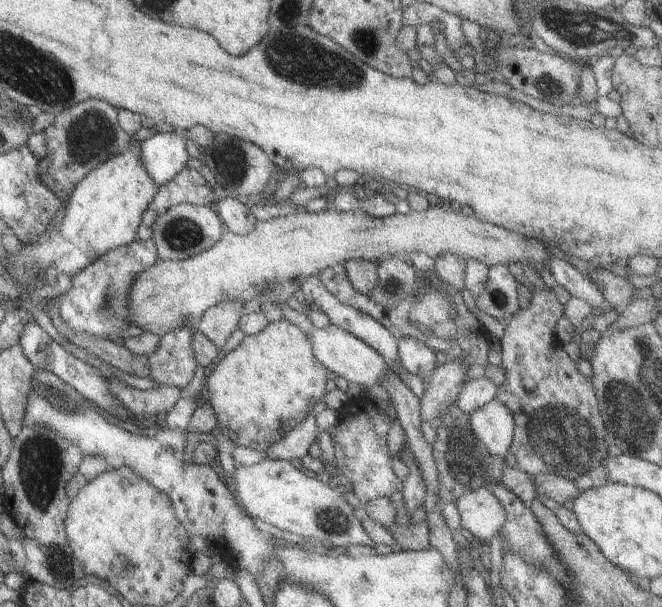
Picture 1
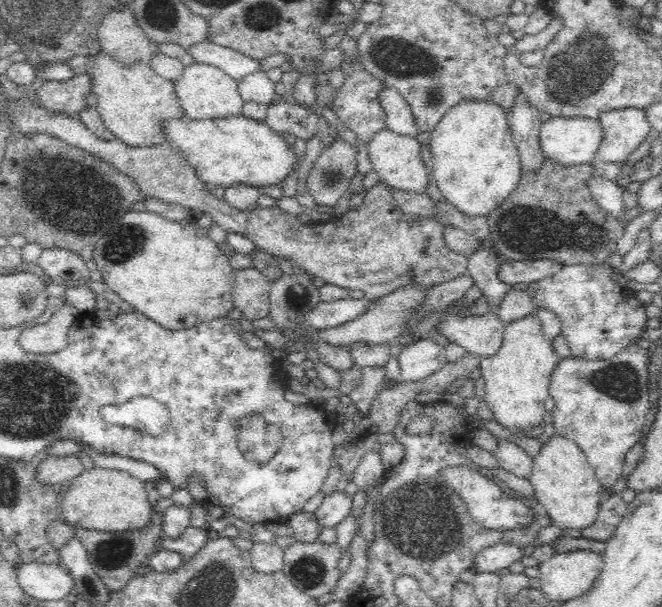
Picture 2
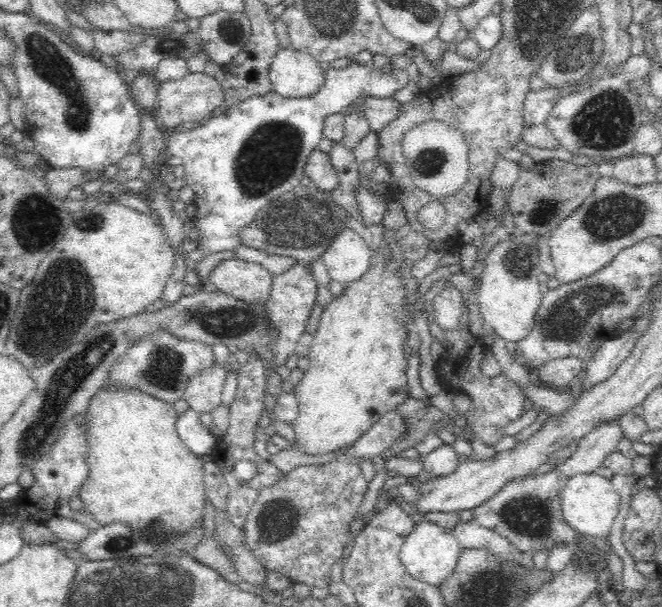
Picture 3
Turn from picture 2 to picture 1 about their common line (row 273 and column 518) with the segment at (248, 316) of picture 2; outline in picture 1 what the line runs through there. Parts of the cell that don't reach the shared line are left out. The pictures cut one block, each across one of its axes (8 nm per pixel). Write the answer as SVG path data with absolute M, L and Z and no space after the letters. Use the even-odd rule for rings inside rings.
M442 203L434 206L429 206L427 210L423 210L422 212L409 210L407 214L403 215L395 212L393 215L387 215L382 218L374 218L359 212L335 211L329 209L328 207L326 208L326 210L323 210L319 213L295 212L289 215L278 215L267 221L256 221L254 223L254 228L248 234L245 235L235 235L230 231L223 232L221 234L221 237L209 249L206 249L204 252L201 252L196 256L182 260L158 259L154 264L151 264L150 268L147 268L146 270L143 270L139 275L136 275L134 282L131 284L131 287L128 291L128 319L133 325L136 325L145 331L151 332L157 337L161 337L167 332L170 332L171 330L180 327L191 329L192 332L195 332L194 325L199 321L199 318L201 318L203 312L205 312L207 308L218 304L220 301L228 299L238 299L243 304L249 299L258 299L260 302L266 301L273 304L275 302L285 302L290 295L297 293L298 287L309 276L312 276L318 271L325 269L327 266L332 266L338 263L344 264L350 259L364 259L365 261L371 262L373 262L374 260L374 262L377 263L382 259L385 259L386 257L403 257L408 253L420 251L434 260L440 253L446 251L451 252L455 255L460 255L464 260L477 260L487 268L494 265L507 265L508 263L514 261L526 261L531 266L533 266L533 268L538 270L540 267L546 268L546 258L551 255L543 245L543 242L539 242L539 240L537 241L537 239L523 239L523 237L520 237L513 232L507 231L501 226L478 220L474 215L464 216L459 211L453 212L450 208L448 208L445 204Z

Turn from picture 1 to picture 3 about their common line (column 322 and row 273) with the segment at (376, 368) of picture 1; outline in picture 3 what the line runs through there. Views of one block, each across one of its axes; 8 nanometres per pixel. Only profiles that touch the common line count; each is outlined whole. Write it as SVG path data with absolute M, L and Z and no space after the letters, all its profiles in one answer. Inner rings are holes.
M344 227L321 256L332 281L346 288L370 272L372 254L362 237Z

